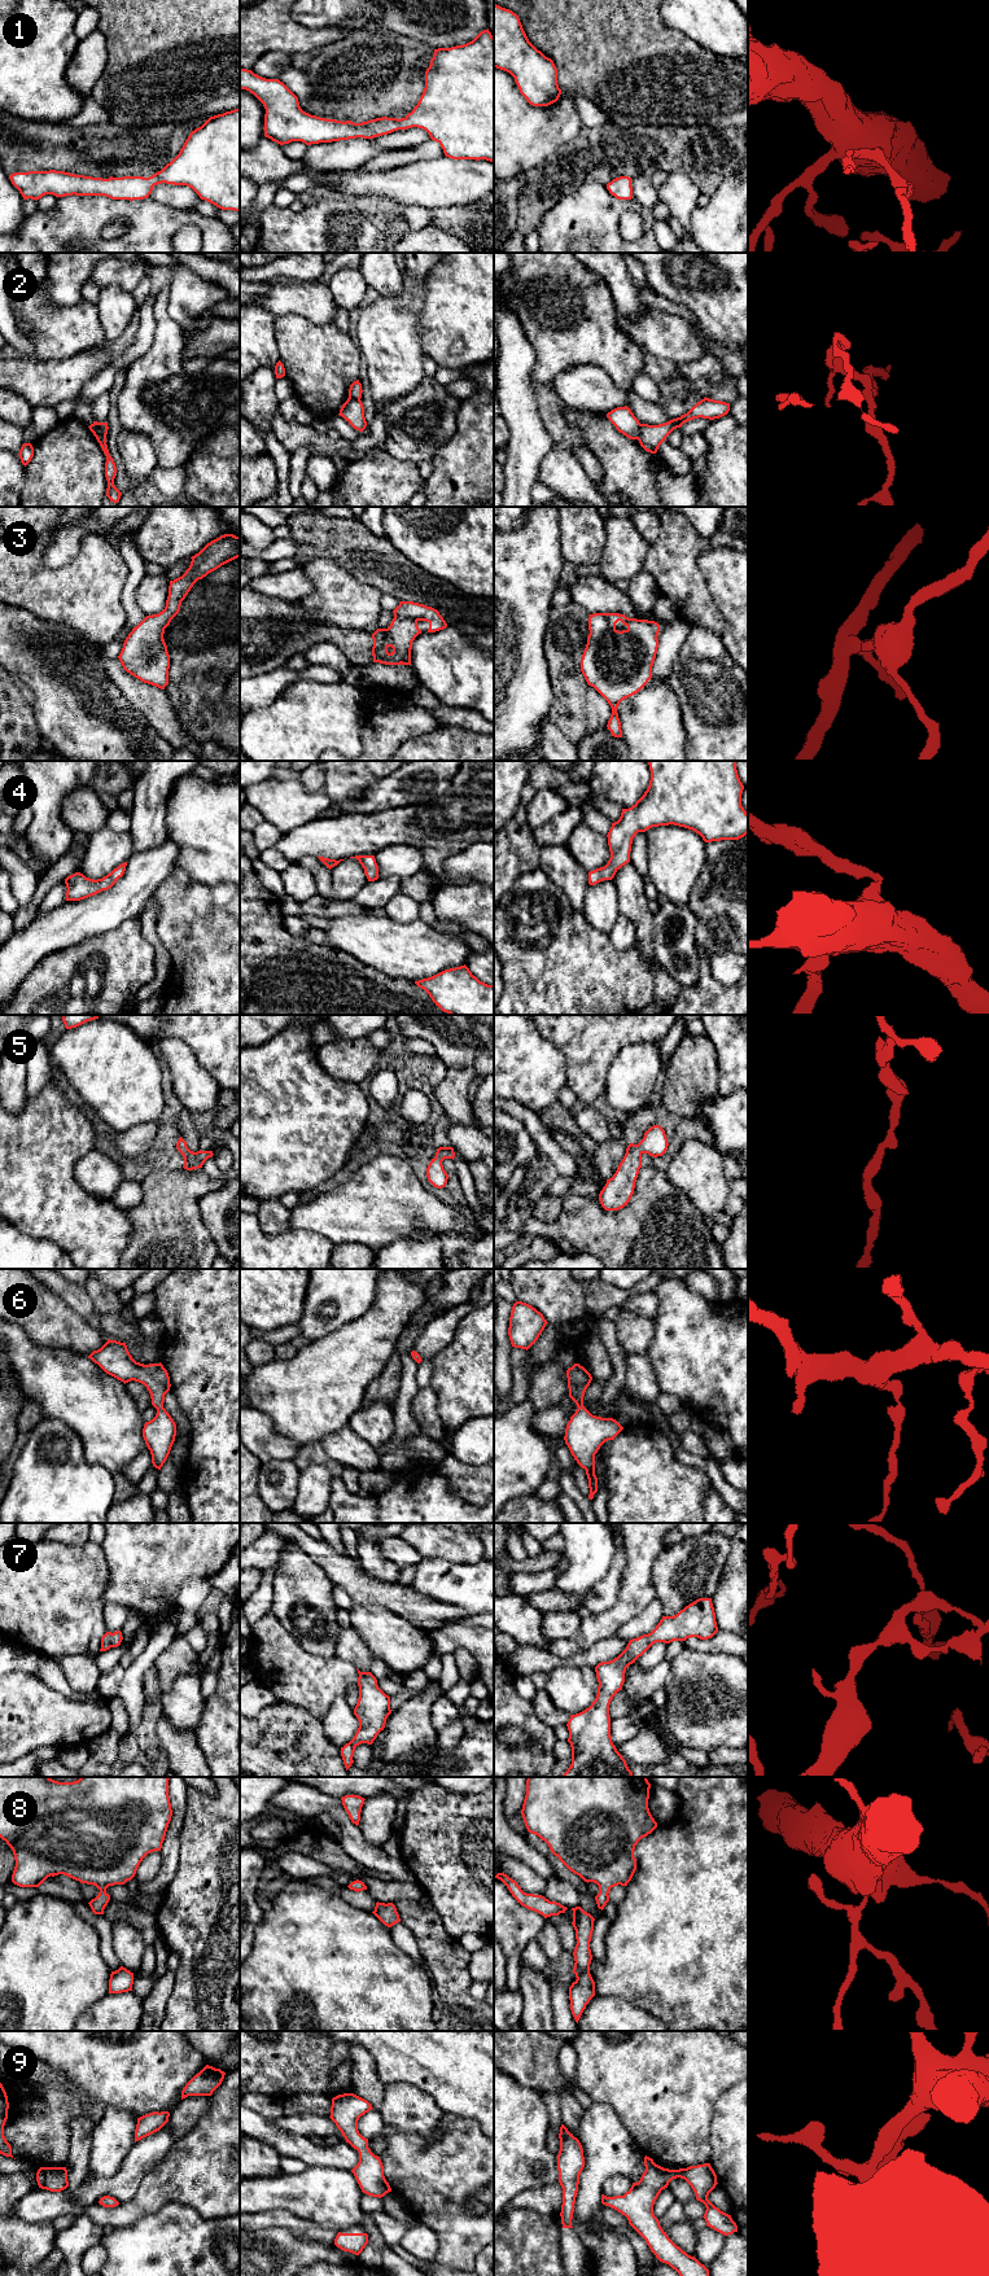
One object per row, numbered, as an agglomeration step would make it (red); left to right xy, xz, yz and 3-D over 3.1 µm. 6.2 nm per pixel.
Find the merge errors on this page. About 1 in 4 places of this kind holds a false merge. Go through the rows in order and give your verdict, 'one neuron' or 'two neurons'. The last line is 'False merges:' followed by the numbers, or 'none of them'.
1: one neuron
2: two neurons
3: one neuron
4: one neuron
5: one neuron
6: one neuron
7: one neuron
8: one neuron
9: one neuron
False merges: 2

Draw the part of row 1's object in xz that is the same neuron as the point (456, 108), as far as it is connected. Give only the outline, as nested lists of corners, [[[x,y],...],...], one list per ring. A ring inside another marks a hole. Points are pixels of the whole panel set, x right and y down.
[[[481,31],[472,41],[434,49],[425,71],[425,88],[411,113],[404,118],[376,118],[362,123],[320,118],[303,111],[298,97],[279,79],[266,79],[240,67],[240,88],[253,93],[264,106],[264,136],[284,145],[302,141],[306,145],[349,139],[373,139],[412,127],[425,130],[446,157],[452,159],[486,159],[494,162],[494,36]]]

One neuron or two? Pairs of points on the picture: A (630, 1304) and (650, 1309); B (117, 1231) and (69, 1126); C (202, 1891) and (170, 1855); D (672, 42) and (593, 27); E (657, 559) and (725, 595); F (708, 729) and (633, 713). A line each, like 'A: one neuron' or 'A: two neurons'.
A: one neuron
B: one neuron
C: two neurons
D: one neuron
E: two neurons
F: two neurons

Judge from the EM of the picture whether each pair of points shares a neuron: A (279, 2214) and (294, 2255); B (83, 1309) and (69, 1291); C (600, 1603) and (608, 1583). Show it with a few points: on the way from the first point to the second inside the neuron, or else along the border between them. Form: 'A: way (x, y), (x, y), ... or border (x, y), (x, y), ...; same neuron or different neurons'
A: border (254, 2229), (288, 2228), (301, 2237), (313, 2240); different neurons
B: way (83, 1305), (73, 1295); same neuron
C: way (602, 1598), (608, 1588); same neuron

